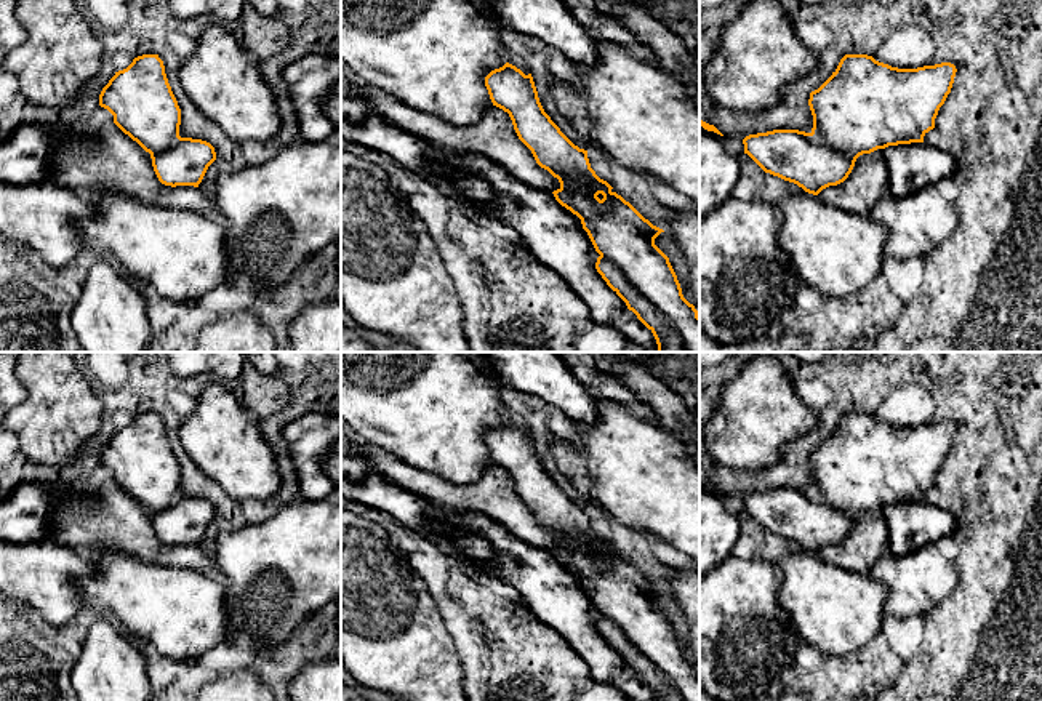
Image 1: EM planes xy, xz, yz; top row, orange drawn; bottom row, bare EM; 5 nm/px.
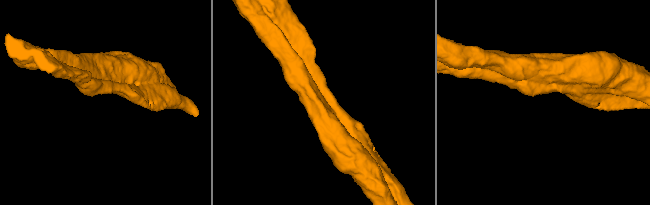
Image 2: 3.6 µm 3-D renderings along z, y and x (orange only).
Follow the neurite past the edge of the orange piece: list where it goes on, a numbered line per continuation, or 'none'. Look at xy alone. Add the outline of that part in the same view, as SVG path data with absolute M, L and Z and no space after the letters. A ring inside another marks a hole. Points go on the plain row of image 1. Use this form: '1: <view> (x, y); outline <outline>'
none

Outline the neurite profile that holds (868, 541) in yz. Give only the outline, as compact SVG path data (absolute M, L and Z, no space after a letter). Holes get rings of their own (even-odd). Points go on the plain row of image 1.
M863 512L844 541L823 547L818 555L826 563L869 576L871 568L885 552L888 552L888 533L884 519Z

